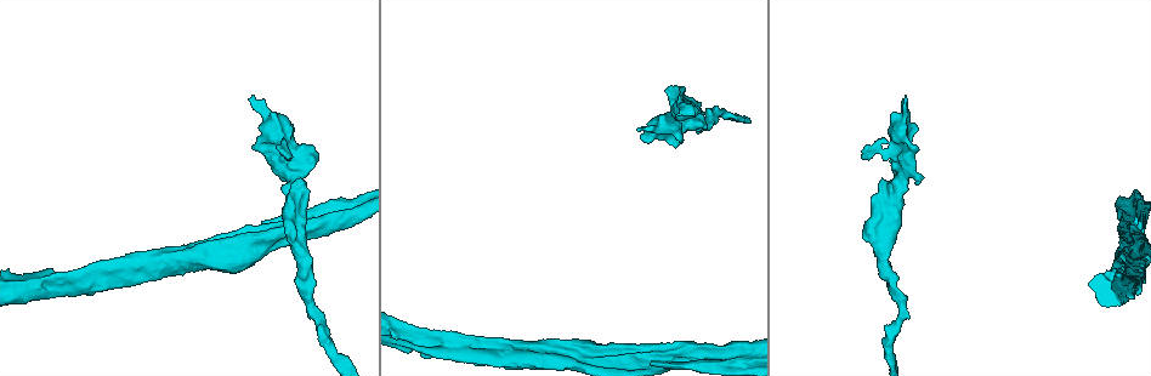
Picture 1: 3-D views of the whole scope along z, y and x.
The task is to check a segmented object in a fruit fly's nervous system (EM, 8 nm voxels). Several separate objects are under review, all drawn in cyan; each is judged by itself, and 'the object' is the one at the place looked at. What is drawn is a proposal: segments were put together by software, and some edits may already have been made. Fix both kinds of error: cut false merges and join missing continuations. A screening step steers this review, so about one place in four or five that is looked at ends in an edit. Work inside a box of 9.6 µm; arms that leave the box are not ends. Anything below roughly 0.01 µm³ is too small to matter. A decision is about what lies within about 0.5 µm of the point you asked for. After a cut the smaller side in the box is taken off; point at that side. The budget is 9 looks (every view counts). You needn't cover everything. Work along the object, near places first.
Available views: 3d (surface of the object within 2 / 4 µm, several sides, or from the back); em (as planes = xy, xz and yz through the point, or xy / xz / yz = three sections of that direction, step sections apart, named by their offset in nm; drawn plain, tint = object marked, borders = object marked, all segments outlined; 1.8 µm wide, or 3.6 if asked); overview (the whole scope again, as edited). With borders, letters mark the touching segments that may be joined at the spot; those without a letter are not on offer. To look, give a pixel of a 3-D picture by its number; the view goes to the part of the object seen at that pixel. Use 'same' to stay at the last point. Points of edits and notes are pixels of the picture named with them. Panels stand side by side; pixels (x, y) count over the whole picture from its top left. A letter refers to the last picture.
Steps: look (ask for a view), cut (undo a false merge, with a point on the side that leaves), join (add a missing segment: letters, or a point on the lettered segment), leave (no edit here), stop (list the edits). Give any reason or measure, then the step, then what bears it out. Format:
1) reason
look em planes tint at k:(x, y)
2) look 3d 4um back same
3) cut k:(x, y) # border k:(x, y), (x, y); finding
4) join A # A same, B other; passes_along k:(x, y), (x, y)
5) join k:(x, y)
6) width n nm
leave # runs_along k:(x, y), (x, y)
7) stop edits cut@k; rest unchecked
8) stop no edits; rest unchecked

look em planes borders at 1:(682, 124)

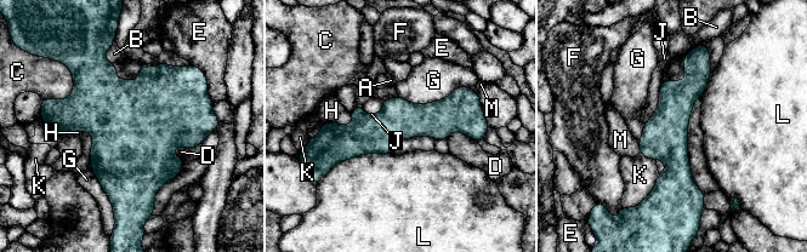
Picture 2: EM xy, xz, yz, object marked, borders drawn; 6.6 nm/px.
leave # A other, B other, C other, D other, E other, F other, G other, H other, J other, K other, L other, M other; one neuron here

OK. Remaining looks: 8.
abrupt turn
look em xy step 4 borders at 1:(711, 358)

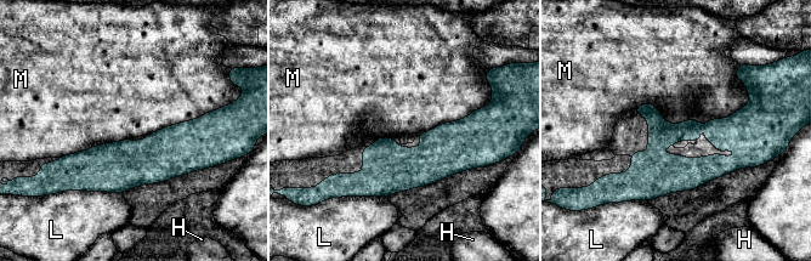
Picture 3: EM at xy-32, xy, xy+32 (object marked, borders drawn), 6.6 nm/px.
width 110 nm
leave # H other, L other, M other; border 3:(750, 96), (704, 123), (634, 107); continuous, no second neuron

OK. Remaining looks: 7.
three-way junction
look em xz step 8 borders at 1:(117, 278)

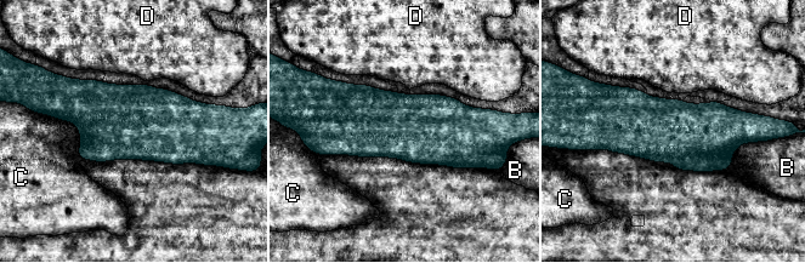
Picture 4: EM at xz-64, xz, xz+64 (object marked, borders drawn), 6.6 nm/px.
look em xy step 16 borders same

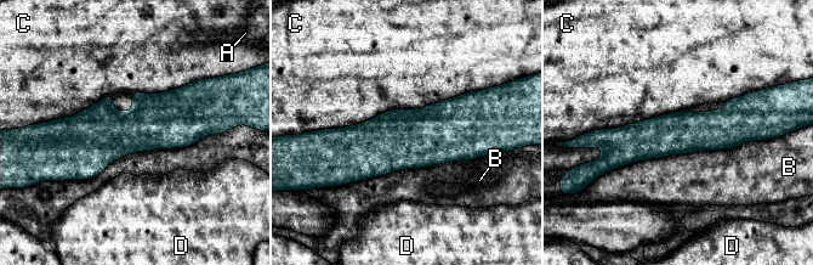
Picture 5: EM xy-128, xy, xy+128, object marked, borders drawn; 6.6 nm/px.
longest_contact C 1050 nm
leave # A other, B other, C other, D other; border 5:(478, 90), (323, 130); all the same neuron

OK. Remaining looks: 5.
an open end
look em yz step 8 borders at 1:(637, 129)

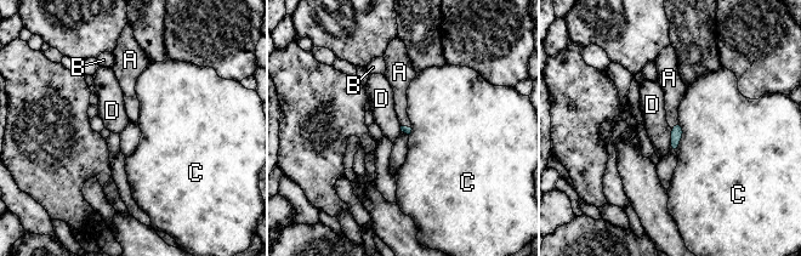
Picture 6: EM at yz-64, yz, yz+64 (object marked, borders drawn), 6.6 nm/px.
look em planes borders same

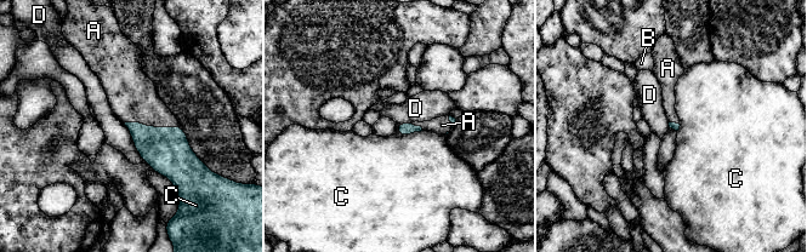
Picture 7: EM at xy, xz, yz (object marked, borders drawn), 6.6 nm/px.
join A # A same, B other, C other, D other; passes_along 7:(166, 150), (152, 127), (132, 97); it goes on there

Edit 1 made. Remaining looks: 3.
stop edits join@7; rest unchecked

